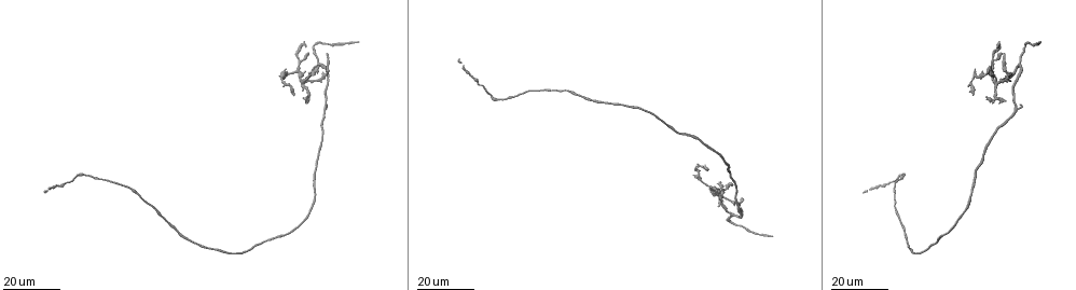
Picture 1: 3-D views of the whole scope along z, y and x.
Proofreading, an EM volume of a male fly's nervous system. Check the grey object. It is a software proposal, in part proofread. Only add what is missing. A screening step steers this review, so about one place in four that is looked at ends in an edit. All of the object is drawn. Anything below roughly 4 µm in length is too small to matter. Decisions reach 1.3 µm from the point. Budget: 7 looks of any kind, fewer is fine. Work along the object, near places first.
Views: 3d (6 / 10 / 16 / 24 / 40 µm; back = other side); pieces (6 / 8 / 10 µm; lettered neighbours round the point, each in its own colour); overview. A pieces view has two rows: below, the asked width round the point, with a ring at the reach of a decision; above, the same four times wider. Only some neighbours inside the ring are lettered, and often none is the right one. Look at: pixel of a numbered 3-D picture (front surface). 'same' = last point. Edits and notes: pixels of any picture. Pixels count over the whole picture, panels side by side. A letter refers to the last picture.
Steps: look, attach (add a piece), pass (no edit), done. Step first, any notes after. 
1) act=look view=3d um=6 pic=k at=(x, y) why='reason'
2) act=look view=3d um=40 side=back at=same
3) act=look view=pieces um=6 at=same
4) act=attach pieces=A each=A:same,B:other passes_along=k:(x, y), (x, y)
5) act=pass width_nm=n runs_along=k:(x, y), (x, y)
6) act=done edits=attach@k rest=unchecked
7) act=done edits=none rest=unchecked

act=look view=3d um=24 pic=1 at=(307, 54) why='free end'

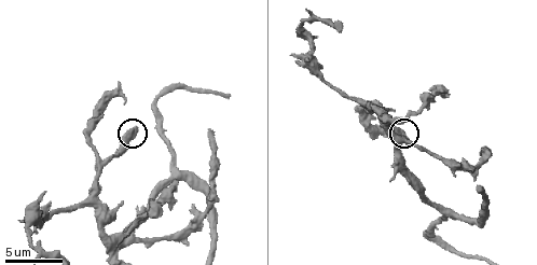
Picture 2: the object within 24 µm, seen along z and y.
act=look view=pieces um=10 pic=2 at=(135, 128)

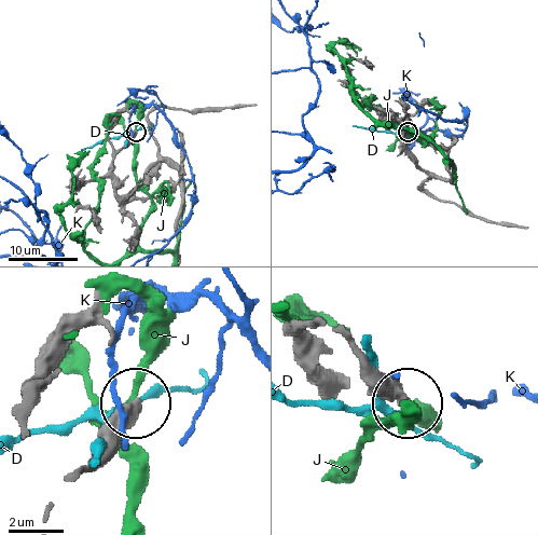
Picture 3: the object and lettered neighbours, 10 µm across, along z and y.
act=pass width_nm=450 each=D:other,J:other,K:other runs_along=3:(69, 476), (136, 408) found='none of them fits'

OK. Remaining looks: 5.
act=look view=3d um=16 pic=1 at=(987, 99) why='an open end'

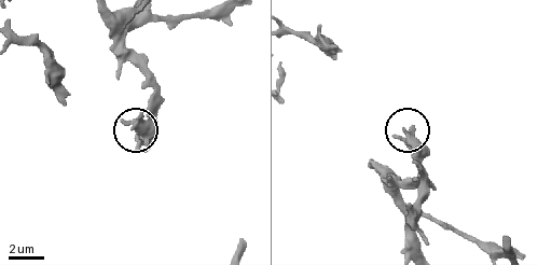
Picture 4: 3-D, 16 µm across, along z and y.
act=look view=pieces um=6 pic=4 at=(414, 126) why='see the neighbours'

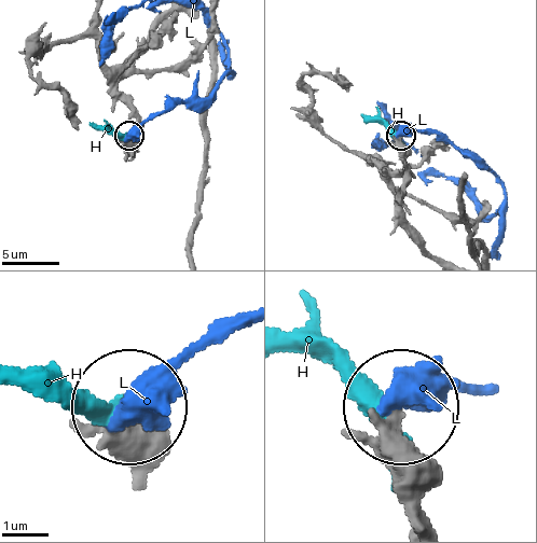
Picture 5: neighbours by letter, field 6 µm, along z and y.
act=pass each=H:other,L:other runs_along=5:(424, 516), (397, 416) found='no lettered piece goes on from it'

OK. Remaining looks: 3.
act=look view=3d um=16 pic=1 at=(1042, 42)

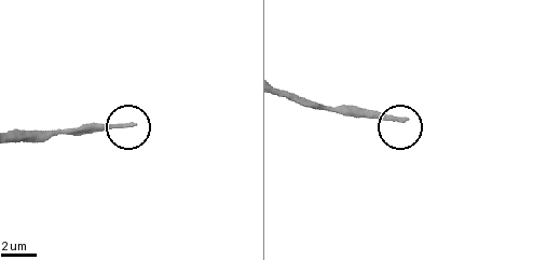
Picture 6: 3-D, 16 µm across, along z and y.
act=look view=pieces um=6 pic=6 at=(131, 125) why='see the neighbours'

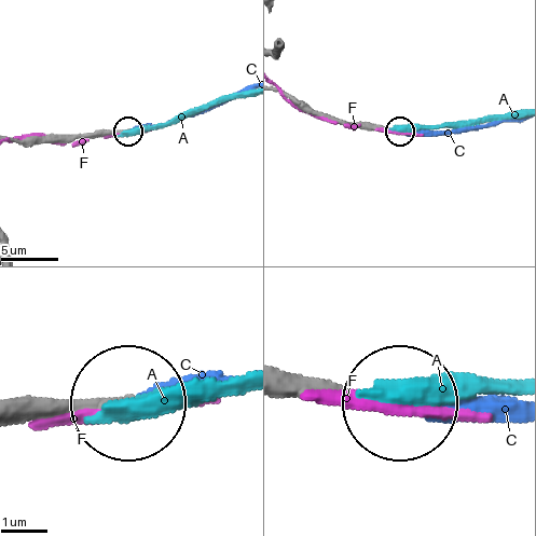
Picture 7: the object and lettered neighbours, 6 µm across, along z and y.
act=attach pieces=C width_nm=220 each=A:other,C:same,F:other passes_along=7:(372, 124), (403, 132), (452, 132), (516, 120) found='it goes on there'

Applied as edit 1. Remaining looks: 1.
act=done edits=attach@7 rest=unchecked

